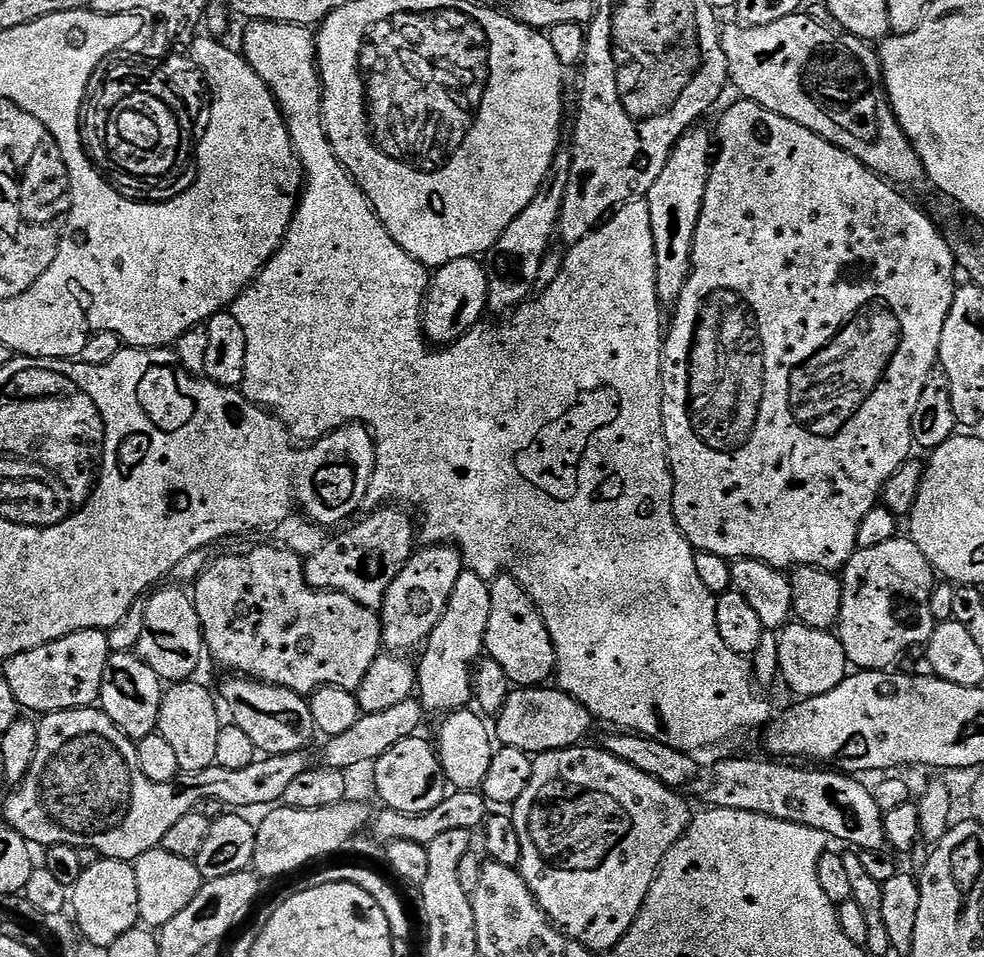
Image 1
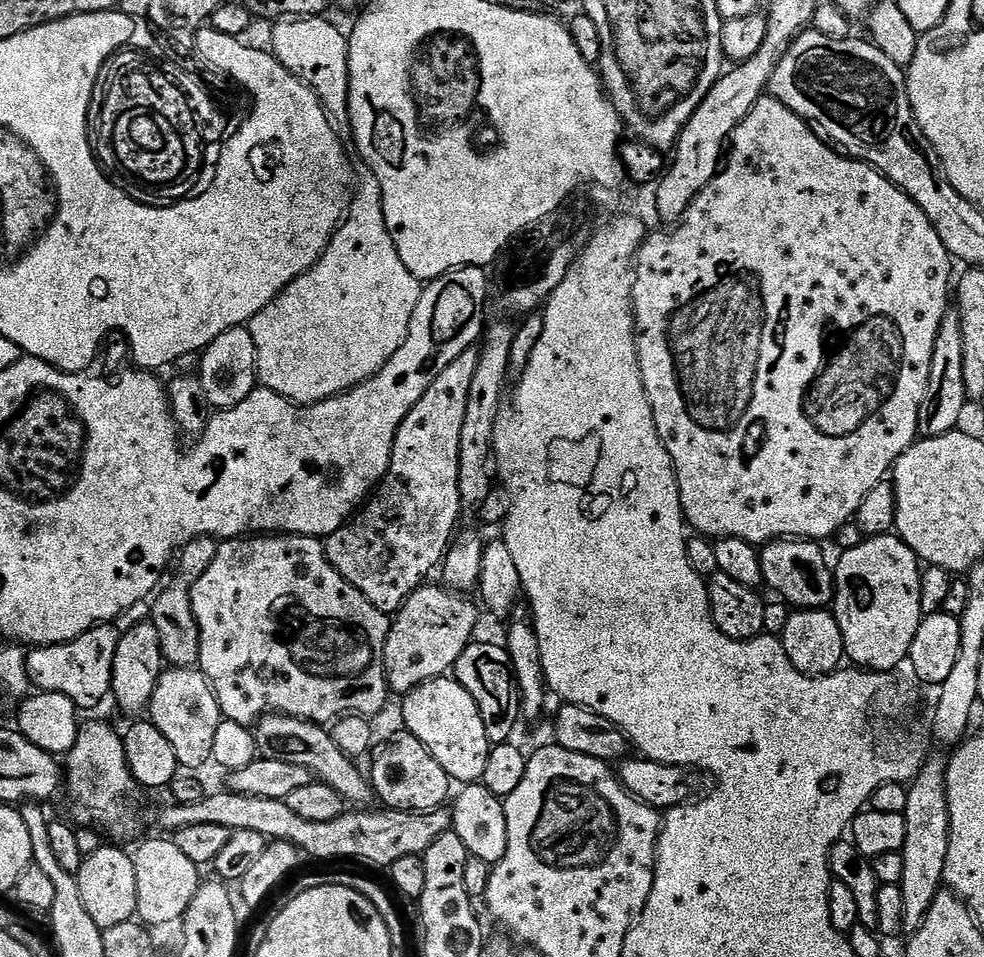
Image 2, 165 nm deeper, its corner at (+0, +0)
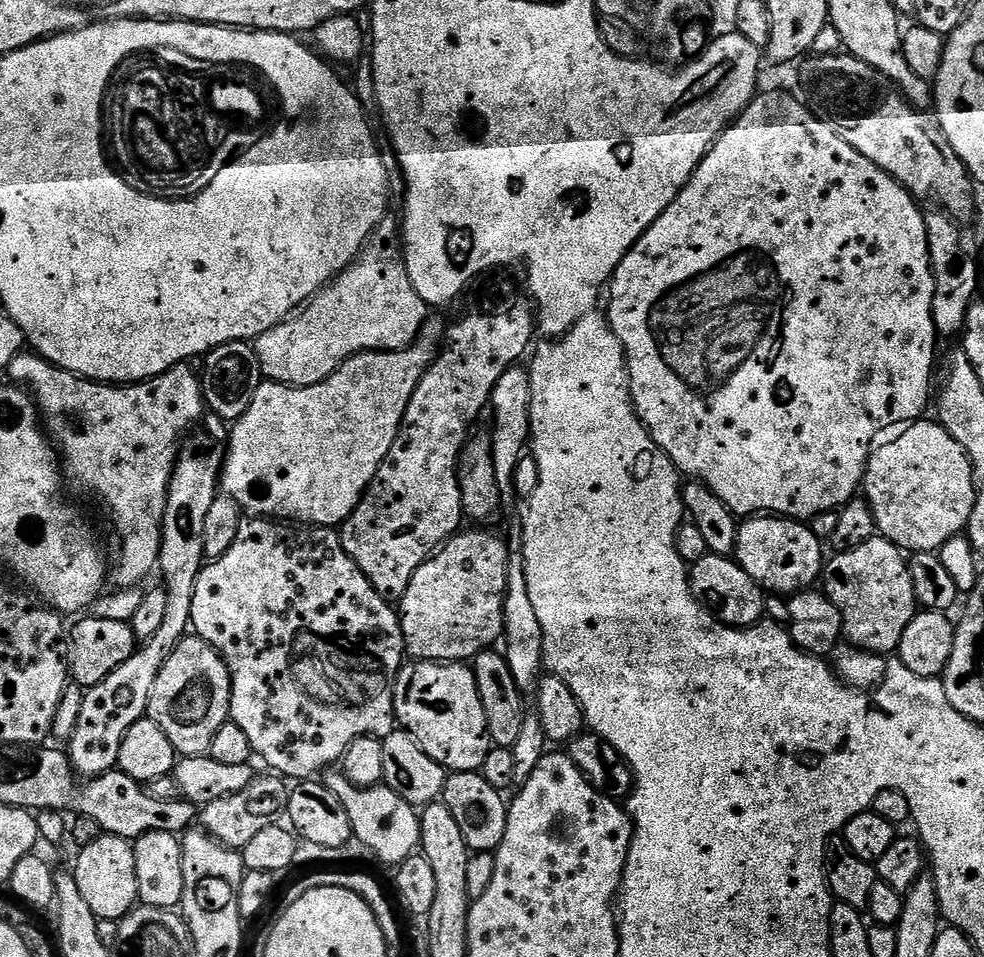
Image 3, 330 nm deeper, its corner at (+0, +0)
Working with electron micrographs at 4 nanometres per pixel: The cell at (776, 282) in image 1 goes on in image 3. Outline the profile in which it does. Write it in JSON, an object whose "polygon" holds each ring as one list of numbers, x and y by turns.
{"polygon":[[763,92,753,96,748,103,748,109,725,128,724,133,712,145,712,149,705,154,704,161,696,167,696,172,688,180,688,185,676,195,674,202,670,202,670,206,663,214,644,231,642,238,626,254,626,258,622,258,610,281,612,297,608,300,606,315,609,326,614,330,614,334,618,334,622,342,624,357,628,360,628,388,632,391,632,405,636,407,636,413,654,438,654,442,674,462,677,473,685,477,688,475,693,481,705,484,710,491,718,494,718,498,722,498,722,502,726,502,728,509,735,512,737,517,751,518,757,514,771,514,808,522,813,516,843,508,861,491,869,455,877,443,876,435,883,428,888,428,891,424,907,425,909,422,921,419,927,413,924,411,928,408,928,395,932,392,932,367,936,364,936,340,938,341,938,333,932,317,934,274,930,266,930,246,926,238,924,212,916,205,919,204,917,197,905,190,897,180,887,172,883,172,874,162,866,159,861,152,854,150,854,146,850,146,850,142,841,138,827,120,821,120,803,99,795,100,784,92]]}

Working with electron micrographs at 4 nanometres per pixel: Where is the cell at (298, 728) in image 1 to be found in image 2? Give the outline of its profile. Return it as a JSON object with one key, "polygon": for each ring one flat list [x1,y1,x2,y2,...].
{"polygon":[[265,714,255,725,257,749,267,759,294,762,294,766,306,766,312,771,319,783,338,790,338,794,349,805,364,806,374,793,367,775,356,769,357,761,347,756,338,746,334,746,334,738,327,727,312,723,311,720,299,720,293,716]]}

